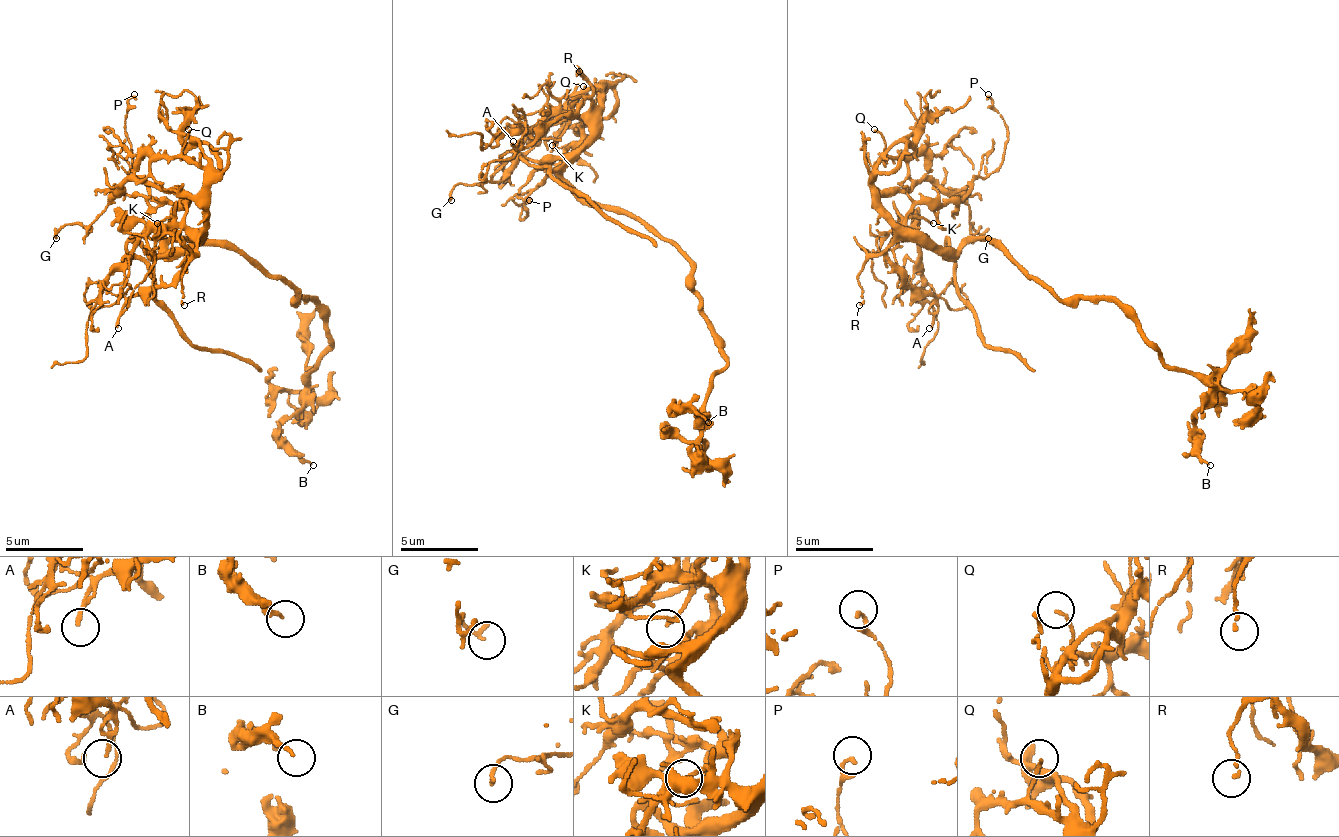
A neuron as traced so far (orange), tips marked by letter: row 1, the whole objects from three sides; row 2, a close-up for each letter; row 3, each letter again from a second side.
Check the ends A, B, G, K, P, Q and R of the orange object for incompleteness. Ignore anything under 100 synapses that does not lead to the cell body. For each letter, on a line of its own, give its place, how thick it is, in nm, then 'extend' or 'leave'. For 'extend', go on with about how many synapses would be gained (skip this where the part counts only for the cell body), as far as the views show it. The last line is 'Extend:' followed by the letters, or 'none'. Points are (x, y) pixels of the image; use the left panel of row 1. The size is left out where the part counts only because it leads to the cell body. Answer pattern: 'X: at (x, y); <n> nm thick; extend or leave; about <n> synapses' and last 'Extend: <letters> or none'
A: at (118, 328); 90 nm thick; leave
B: at (313, 465); 170 nm thick; leave
G: at (56, 238); 170 nm thick; leave
K: at (157, 223); 130 nm thick; leave
P: at (134, 94); 100 nm thick; leave
Q: at (188, 129); 110 nm thick; leave
R: at (184, 305); 120 nm thick; leave
Extend: none

